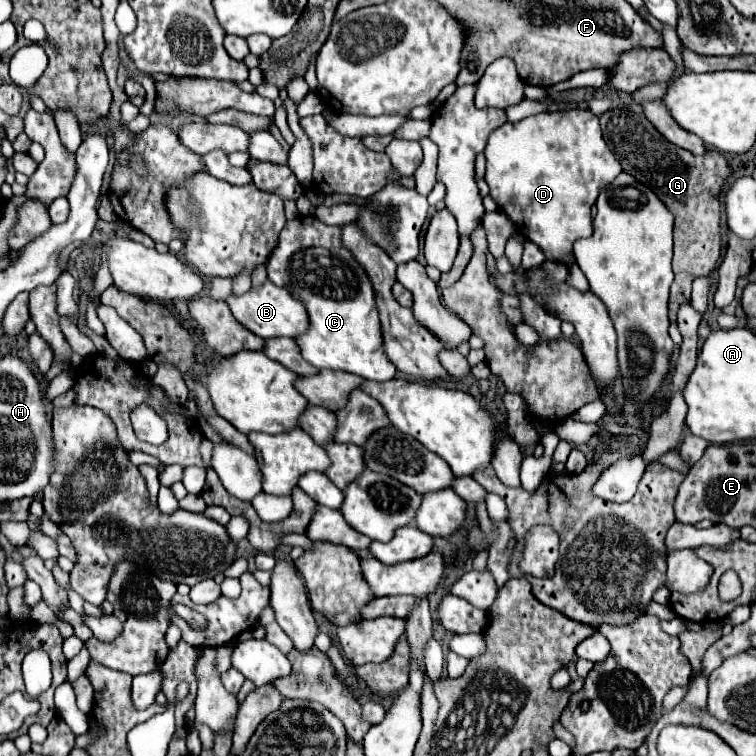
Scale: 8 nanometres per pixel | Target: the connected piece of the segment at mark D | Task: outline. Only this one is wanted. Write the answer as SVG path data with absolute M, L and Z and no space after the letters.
M581 107L557 113L537 113L517 123L507 121L503 127L491 133L485 147L485 157L485 181L491 189L491 199L515 223L517 233L539 245L545 257L551 261L561 261L561 257L571 251L575 239L591 235L591 207L597 201L599 191L621 173L621 163L603 141L599 117Z

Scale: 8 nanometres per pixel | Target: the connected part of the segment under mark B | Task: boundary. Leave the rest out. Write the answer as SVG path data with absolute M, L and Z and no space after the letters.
M269 279L263 285L259 285L259 287L251 287L243 295L233 295L231 293L225 301L227 301L233 317L243 327L247 327L251 333L255 333L255 335L259 335L263 339L279 337L279 335L295 337L295 335L301 335L307 329L307 311L301 305L301 301L297 301L287 289L277 287Z

